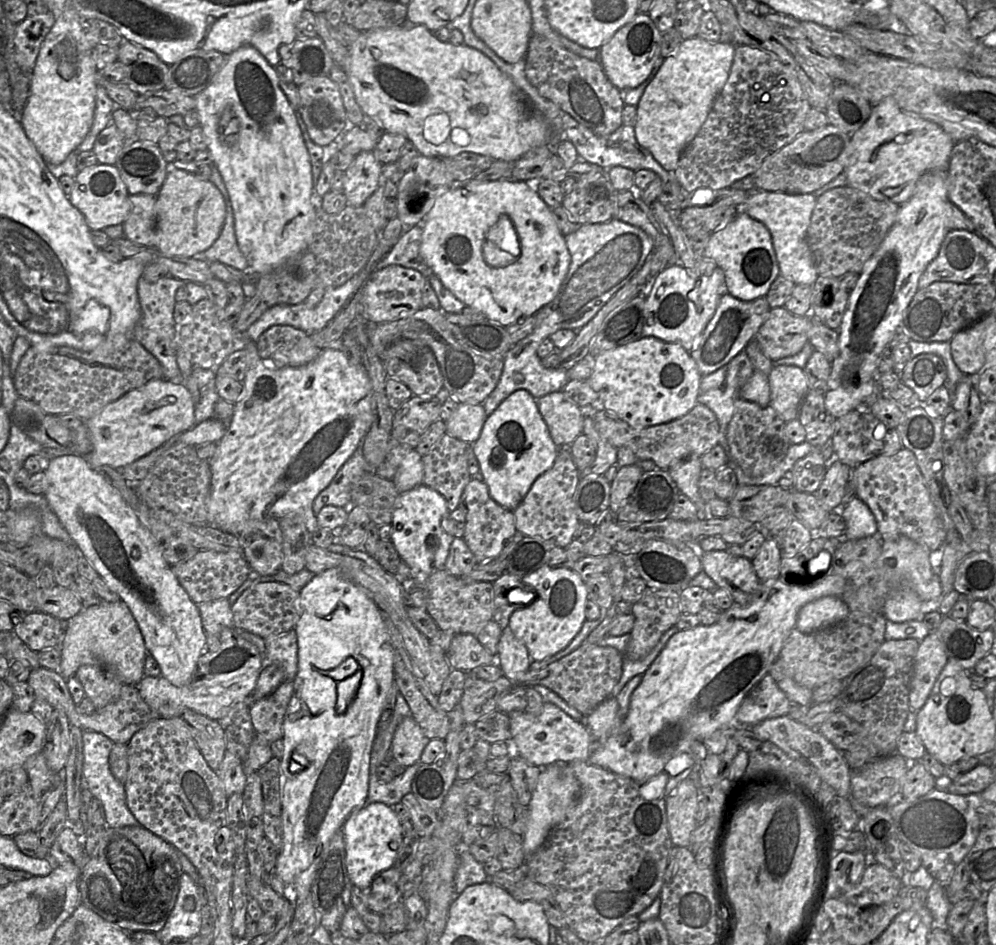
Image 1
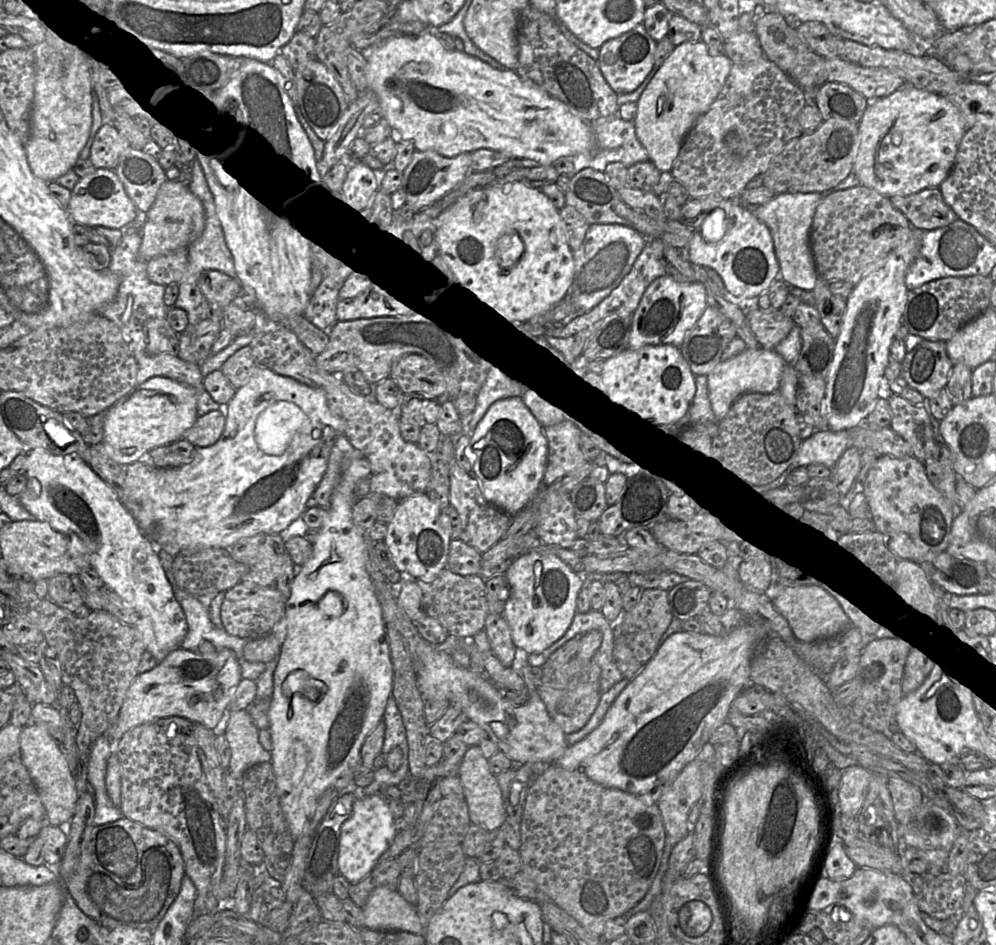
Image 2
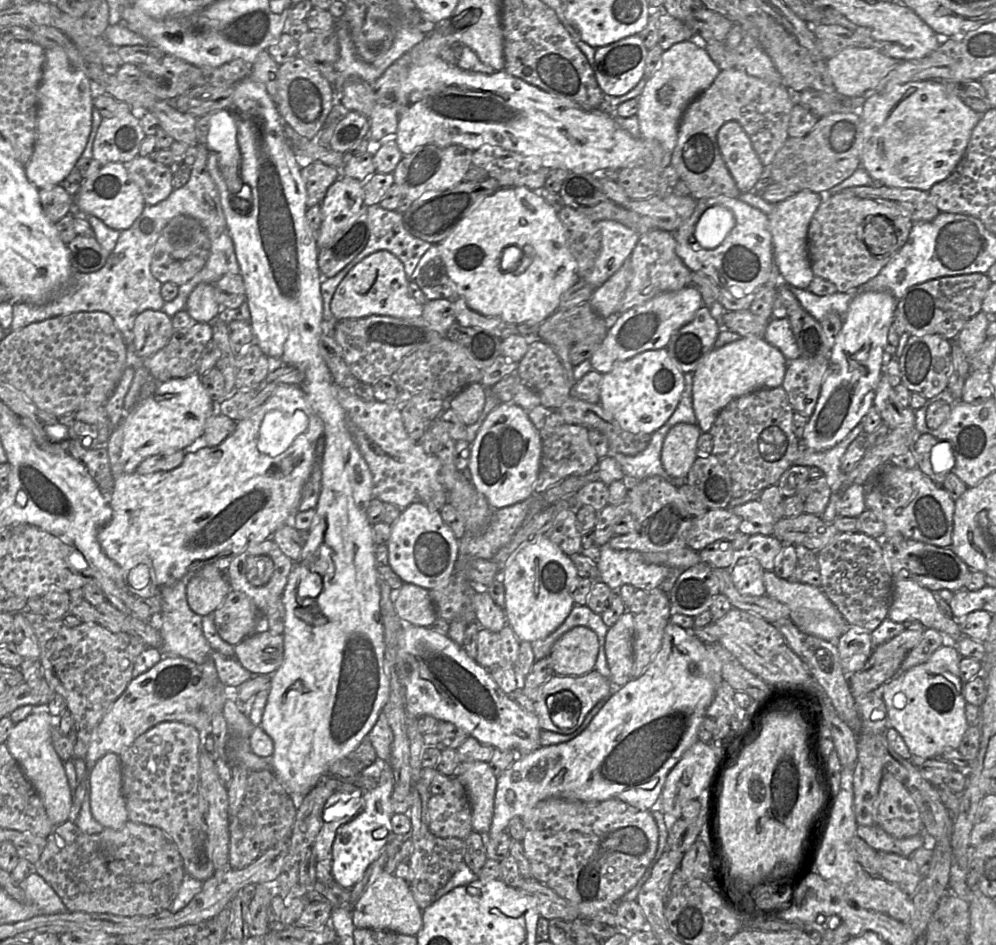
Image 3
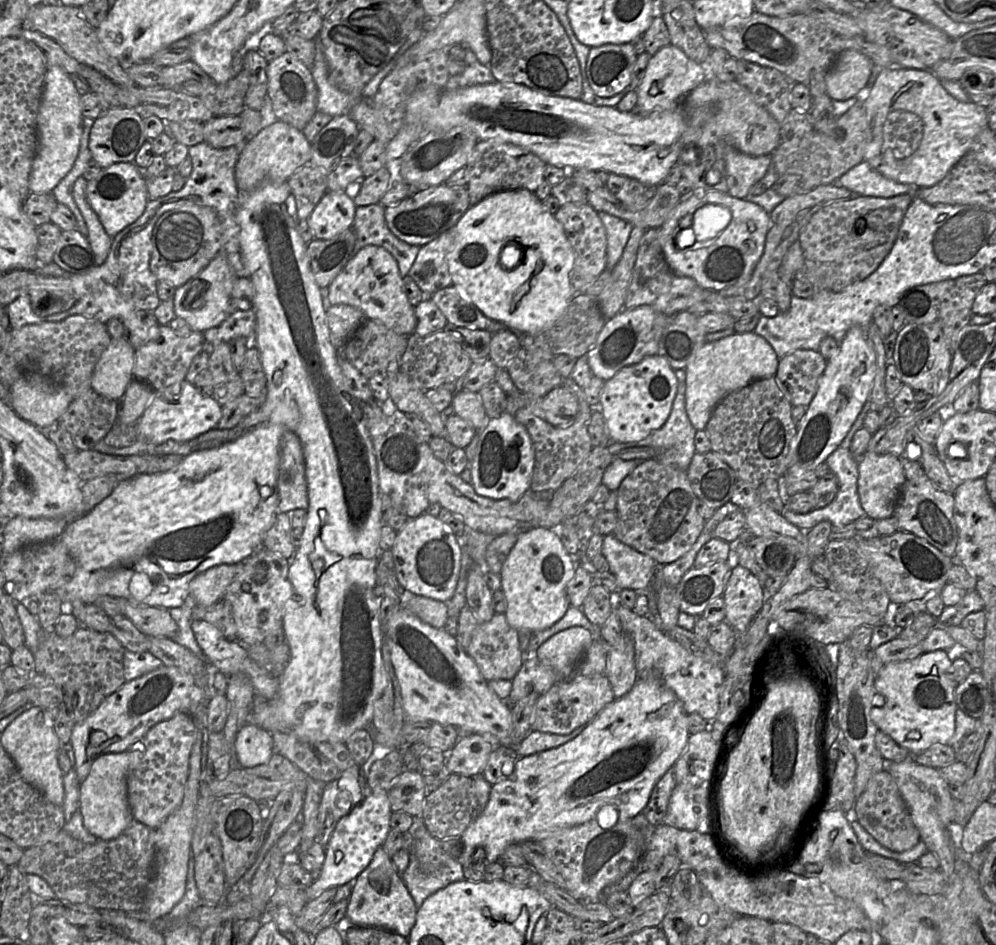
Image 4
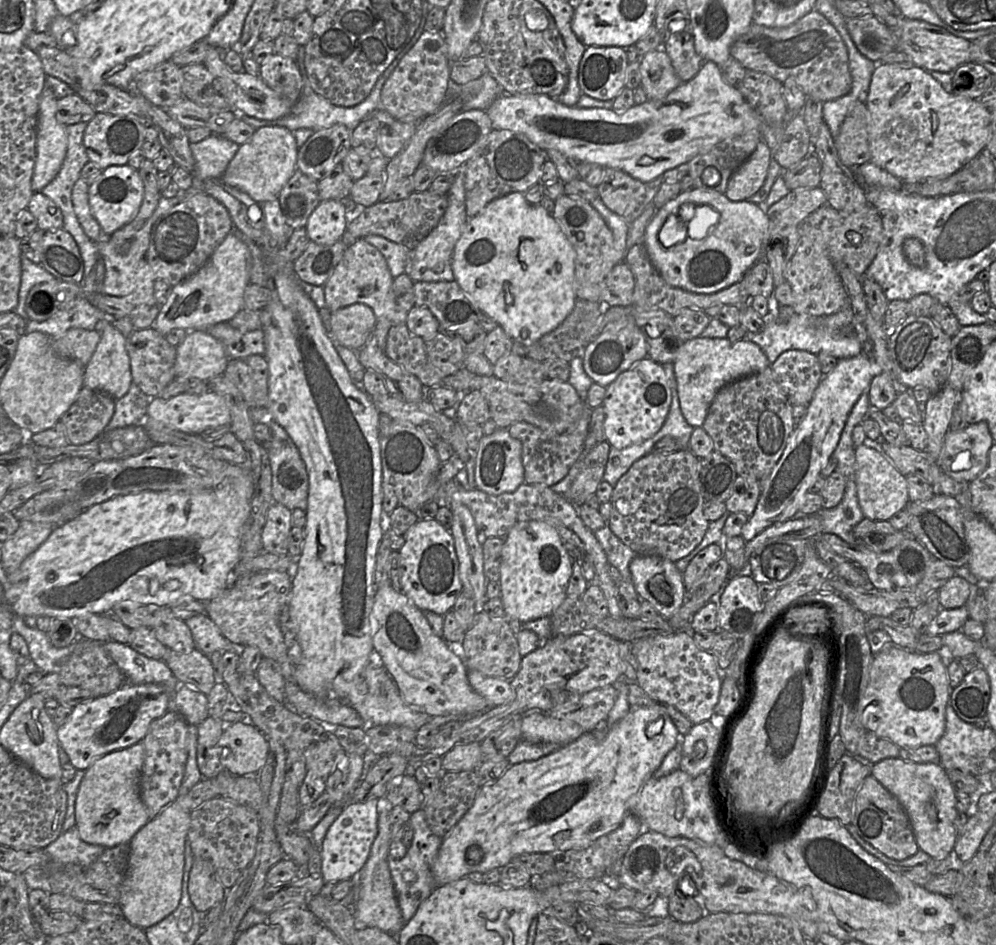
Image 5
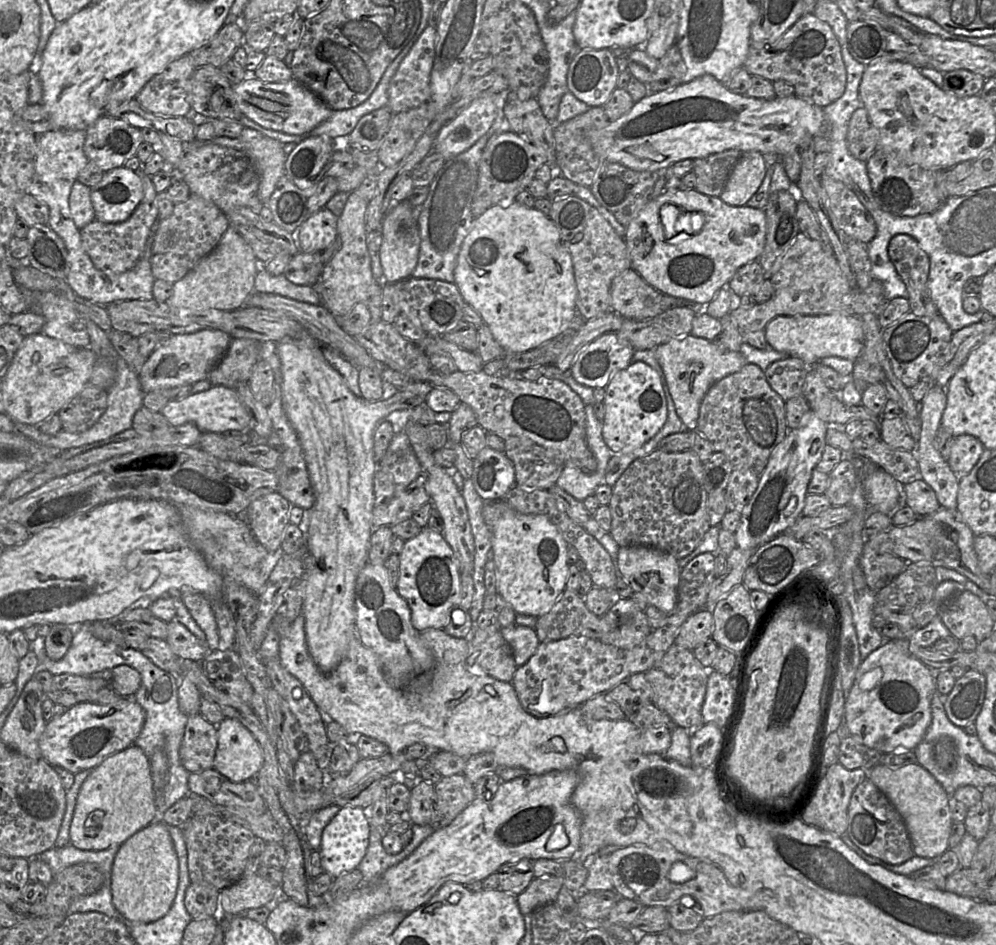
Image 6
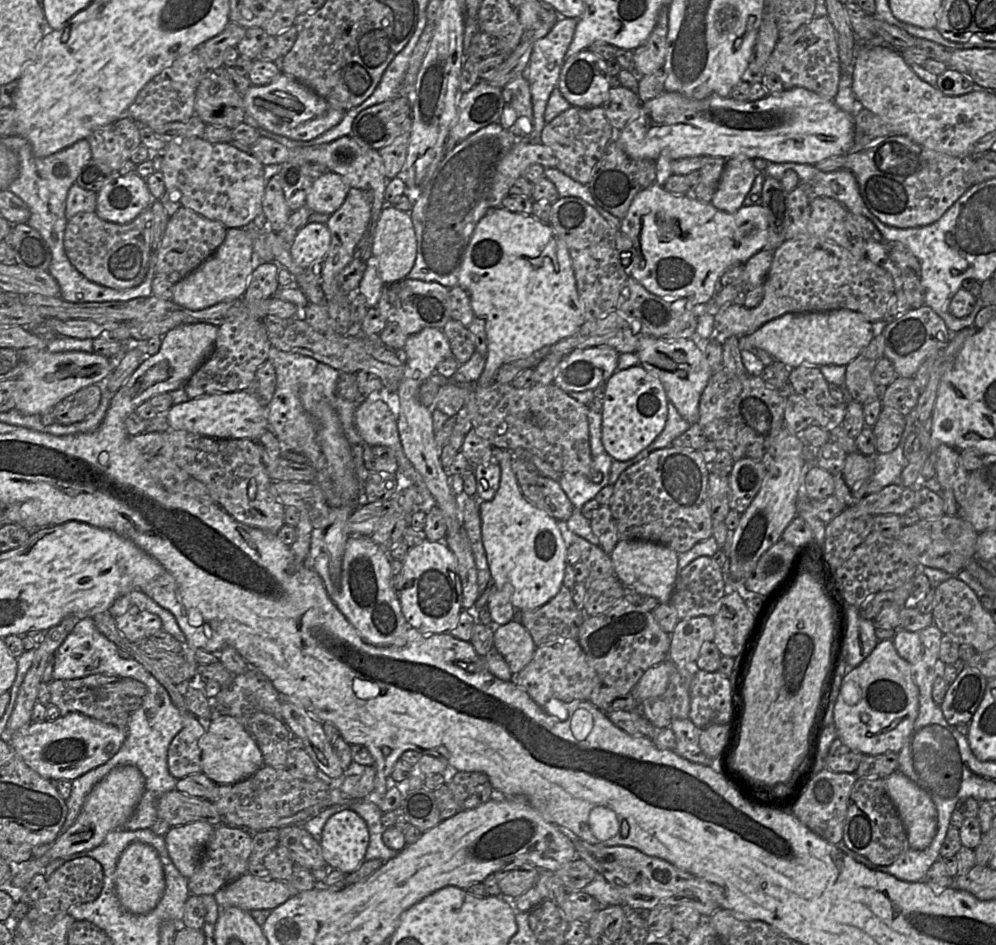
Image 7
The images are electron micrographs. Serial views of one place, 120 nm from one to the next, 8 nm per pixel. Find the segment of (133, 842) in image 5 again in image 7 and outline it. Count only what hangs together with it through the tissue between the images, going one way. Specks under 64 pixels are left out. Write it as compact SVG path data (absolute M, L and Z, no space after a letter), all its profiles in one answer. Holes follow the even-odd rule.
M146 843L130 844L121 854L116 869L116 889L121 904L135 914L149 913L160 902L165 887L164 870L157 851Z

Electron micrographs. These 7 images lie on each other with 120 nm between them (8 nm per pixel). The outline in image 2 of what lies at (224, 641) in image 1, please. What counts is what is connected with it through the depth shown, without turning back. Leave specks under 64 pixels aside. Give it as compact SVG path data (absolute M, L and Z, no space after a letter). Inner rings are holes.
M179 648L154 669L139 674L129 687L115 722L106 734L118 742L133 727L166 717L183 717L213 730L228 712L234 691L242 680L236 654L222 648L215 655L203 655Z

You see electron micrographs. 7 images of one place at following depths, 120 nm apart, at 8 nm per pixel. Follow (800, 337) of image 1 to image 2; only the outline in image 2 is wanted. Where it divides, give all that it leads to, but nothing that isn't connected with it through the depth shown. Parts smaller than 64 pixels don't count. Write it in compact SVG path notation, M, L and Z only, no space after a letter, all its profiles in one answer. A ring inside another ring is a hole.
M757 308L745 312L752 333L760 347L765 349L774 350L796 325L792 317L783 315L779 310Z

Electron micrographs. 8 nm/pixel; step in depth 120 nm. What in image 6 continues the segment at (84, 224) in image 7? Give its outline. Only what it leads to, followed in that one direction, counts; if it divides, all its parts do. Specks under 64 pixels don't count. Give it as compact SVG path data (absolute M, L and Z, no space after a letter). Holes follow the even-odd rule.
M139 170L143 186L143 198L130 215L123 222L103 223L94 219L80 229L82 246L91 259L93 265L101 271L123 273L132 269L142 255L146 241L158 222L158 209L155 201L157 192L153 186L151 176Z

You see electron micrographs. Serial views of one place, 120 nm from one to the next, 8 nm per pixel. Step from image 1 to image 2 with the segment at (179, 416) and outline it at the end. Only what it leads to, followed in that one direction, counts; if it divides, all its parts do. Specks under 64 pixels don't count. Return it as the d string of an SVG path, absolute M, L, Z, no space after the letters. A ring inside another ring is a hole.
M153 377L108 409L103 441L108 456L122 466L147 460L152 450L181 439L198 419L198 389L167 377Z

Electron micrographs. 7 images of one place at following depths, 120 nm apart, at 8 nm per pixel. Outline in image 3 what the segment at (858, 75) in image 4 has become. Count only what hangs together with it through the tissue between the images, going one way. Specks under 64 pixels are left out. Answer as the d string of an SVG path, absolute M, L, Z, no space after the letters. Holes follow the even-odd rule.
M848 47L826 60L826 63L835 90L848 97L857 97L873 90L894 64L905 61L888 57L874 48Z

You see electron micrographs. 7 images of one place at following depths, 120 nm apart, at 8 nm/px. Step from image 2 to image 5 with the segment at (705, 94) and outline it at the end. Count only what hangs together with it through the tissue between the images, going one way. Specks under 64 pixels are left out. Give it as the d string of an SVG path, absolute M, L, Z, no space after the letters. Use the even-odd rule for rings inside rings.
M663 47L643 55L640 61L641 87L648 100L660 100L683 83Z

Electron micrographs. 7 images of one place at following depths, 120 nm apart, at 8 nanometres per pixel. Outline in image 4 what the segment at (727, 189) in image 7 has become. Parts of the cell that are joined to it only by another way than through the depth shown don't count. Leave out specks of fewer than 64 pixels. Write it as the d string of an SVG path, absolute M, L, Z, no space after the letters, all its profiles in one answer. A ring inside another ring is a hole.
M732 146L724 149L728 194L739 199L749 195L751 187L760 181L771 164L772 156L750 156Z

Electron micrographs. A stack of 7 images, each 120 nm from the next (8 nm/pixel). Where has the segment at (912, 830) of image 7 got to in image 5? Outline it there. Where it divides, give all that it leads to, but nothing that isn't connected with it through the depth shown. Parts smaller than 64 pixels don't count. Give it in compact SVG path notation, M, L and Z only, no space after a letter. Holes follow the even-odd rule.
M887 758L871 766L871 773L904 808L920 850L932 859L944 859L954 850L958 836L955 820L955 789L947 771L939 763L914 763L898 758Z

